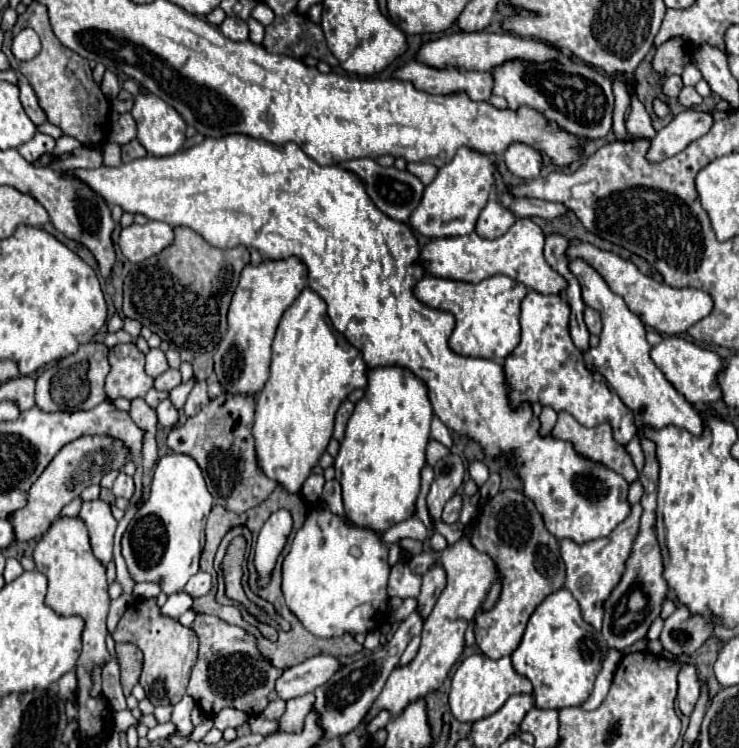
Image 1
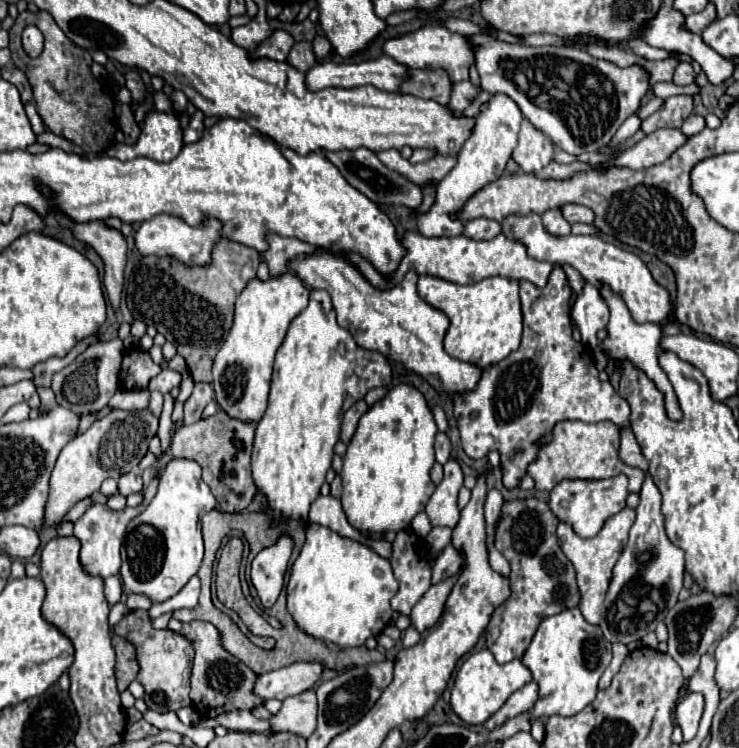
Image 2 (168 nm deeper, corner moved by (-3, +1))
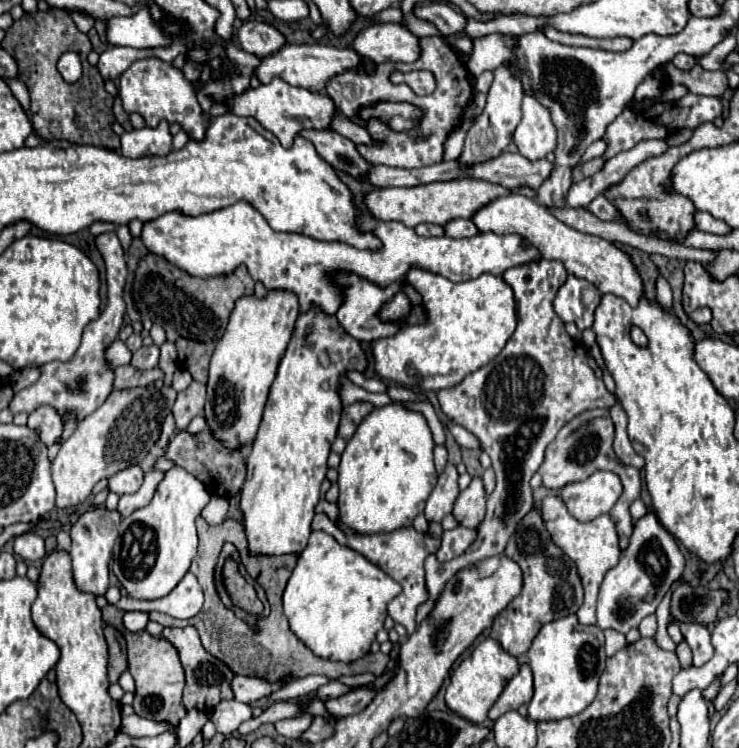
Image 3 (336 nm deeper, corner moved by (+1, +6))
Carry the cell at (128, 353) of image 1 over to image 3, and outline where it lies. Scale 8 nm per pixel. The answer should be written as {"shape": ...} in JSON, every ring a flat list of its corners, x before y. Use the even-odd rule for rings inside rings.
{"shape":[[151,345,151,347,137,349,133,353,131,365,135,369,153,369,153,367,157,367,157,361,159,361,159,347,157,345]]}

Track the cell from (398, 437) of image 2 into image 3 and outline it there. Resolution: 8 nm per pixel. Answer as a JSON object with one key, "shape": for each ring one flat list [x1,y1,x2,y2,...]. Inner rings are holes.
{"shape":[[403,403,375,407,347,441,339,465,339,513,341,523,359,533,389,533,399,527,409,527,417,513,423,511,431,489,437,483,433,467,433,437,425,417,419,411,407,409]]}

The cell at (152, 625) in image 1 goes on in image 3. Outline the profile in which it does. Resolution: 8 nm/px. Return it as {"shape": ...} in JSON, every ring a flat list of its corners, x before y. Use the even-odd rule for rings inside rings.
{"shape":[[107,605,101,609,103,611,103,621,119,629,127,641,127,657,129,657,129,673,135,679,135,701,133,709,137,715,155,719,155,721,171,721,175,727,179,719,185,715,185,705,181,699,183,685,185,685,185,671,179,661,177,649,165,639,165,637,153,637,147,631,141,633,131,633,123,627,123,611,117,609,115,605]]}

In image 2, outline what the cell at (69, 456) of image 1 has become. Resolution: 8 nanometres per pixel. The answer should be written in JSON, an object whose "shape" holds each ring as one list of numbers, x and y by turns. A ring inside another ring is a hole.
{"shape":[[149,408,139,410,139,418,135,410,111,410,107,416,95,420,85,434,69,440,61,450,51,474,45,524,55,526,77,502,97,492,105,478,119,478,127,472,133,472,139,466,141,458,147,454,149,442,157,434,157,426,159,418]]}

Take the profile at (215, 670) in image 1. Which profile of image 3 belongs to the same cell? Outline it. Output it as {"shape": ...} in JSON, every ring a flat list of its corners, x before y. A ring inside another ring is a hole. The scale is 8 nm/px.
{"shape":[[193,625,187,627,167,627,163,631,163,637,167,641,171,641,175,645,175,649,181,655,181,663,187,675,187,683,185,683,185,691,183,691,183,703,187,709,197,709,203,713,211,713,219,701,223,699,233,699,233,689,231,689,231,681,235,677,235,673,217,657,213,657,199,639,199,633]]}

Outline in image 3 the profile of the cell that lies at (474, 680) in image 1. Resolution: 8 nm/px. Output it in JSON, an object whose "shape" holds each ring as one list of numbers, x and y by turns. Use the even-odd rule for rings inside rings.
{"shape":[[487,637,453,671,451,683,445,693,445,703,459,717,463,717,471,723,483,723,487,719,489,709,497,701,499,693,505,689,505,685,511,681,511,677,515,677,517,673,519,673,519,661,513,655,503,653,503,649,499,649,499,643,491,637]]}

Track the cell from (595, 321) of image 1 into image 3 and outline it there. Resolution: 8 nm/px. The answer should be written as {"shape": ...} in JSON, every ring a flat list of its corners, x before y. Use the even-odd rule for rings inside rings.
{"shape":[[567,277,565,285,557,291,555,313,565,321,573,321,581,331,589,329,595,321,595,309,601,303,601,293,595,285,579,277]]}

